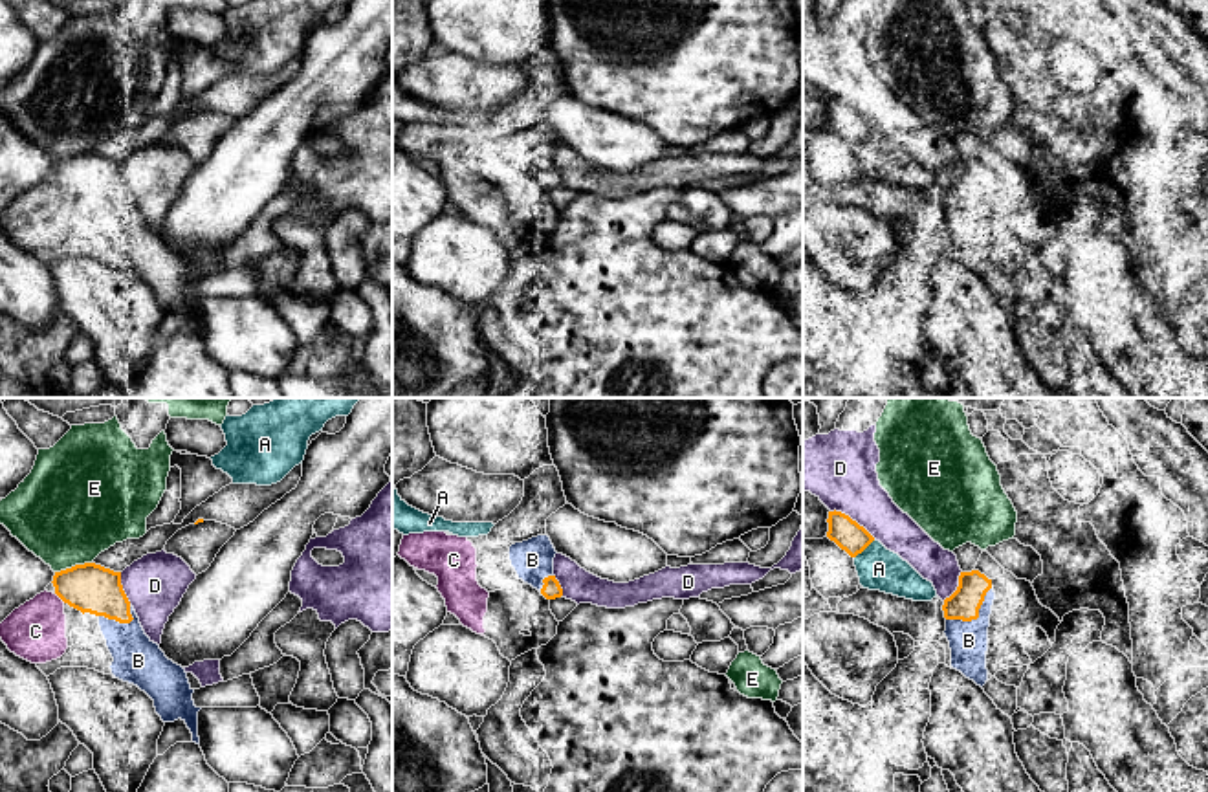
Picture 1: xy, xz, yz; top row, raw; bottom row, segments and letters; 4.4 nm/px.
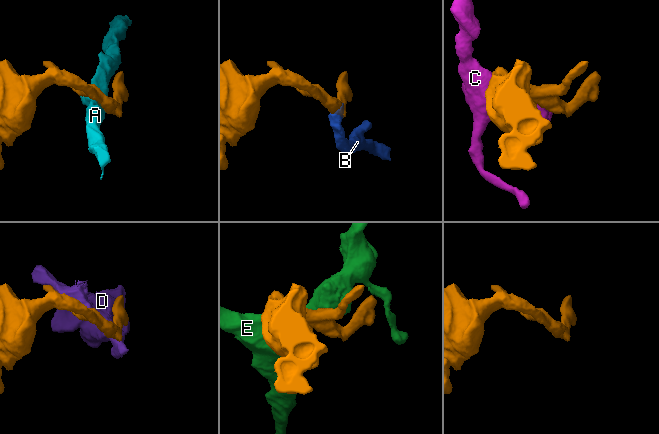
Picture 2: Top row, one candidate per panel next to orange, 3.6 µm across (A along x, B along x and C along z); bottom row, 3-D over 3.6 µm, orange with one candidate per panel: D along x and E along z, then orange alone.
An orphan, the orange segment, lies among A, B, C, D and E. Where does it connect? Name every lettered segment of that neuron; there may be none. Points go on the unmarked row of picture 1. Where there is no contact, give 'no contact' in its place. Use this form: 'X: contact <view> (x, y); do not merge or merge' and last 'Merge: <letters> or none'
A: contact yz (864, 138); do not merge
B: contact yz (976, 208); merge
C: contact xy (61, 187); do not merge
D: contact yz (851, 109); do not merge
E: contact xy (72, 156); do not merge
Merge: B

